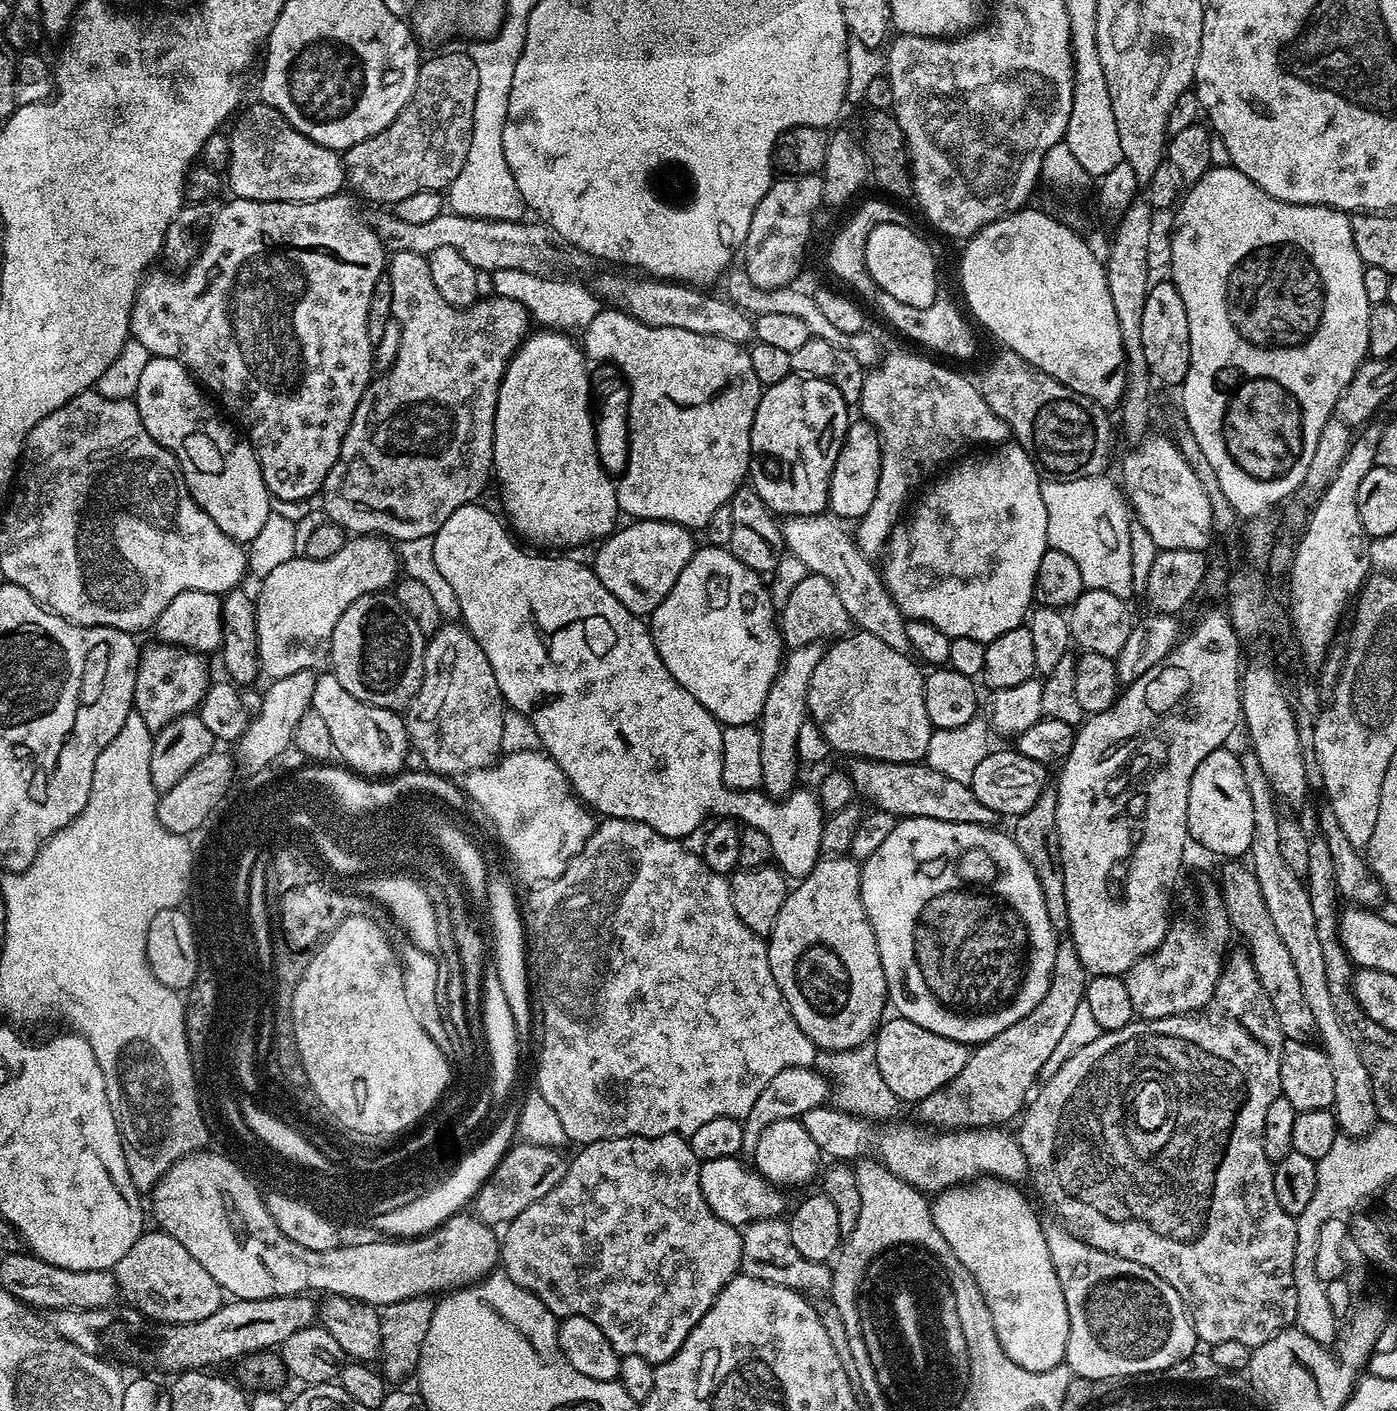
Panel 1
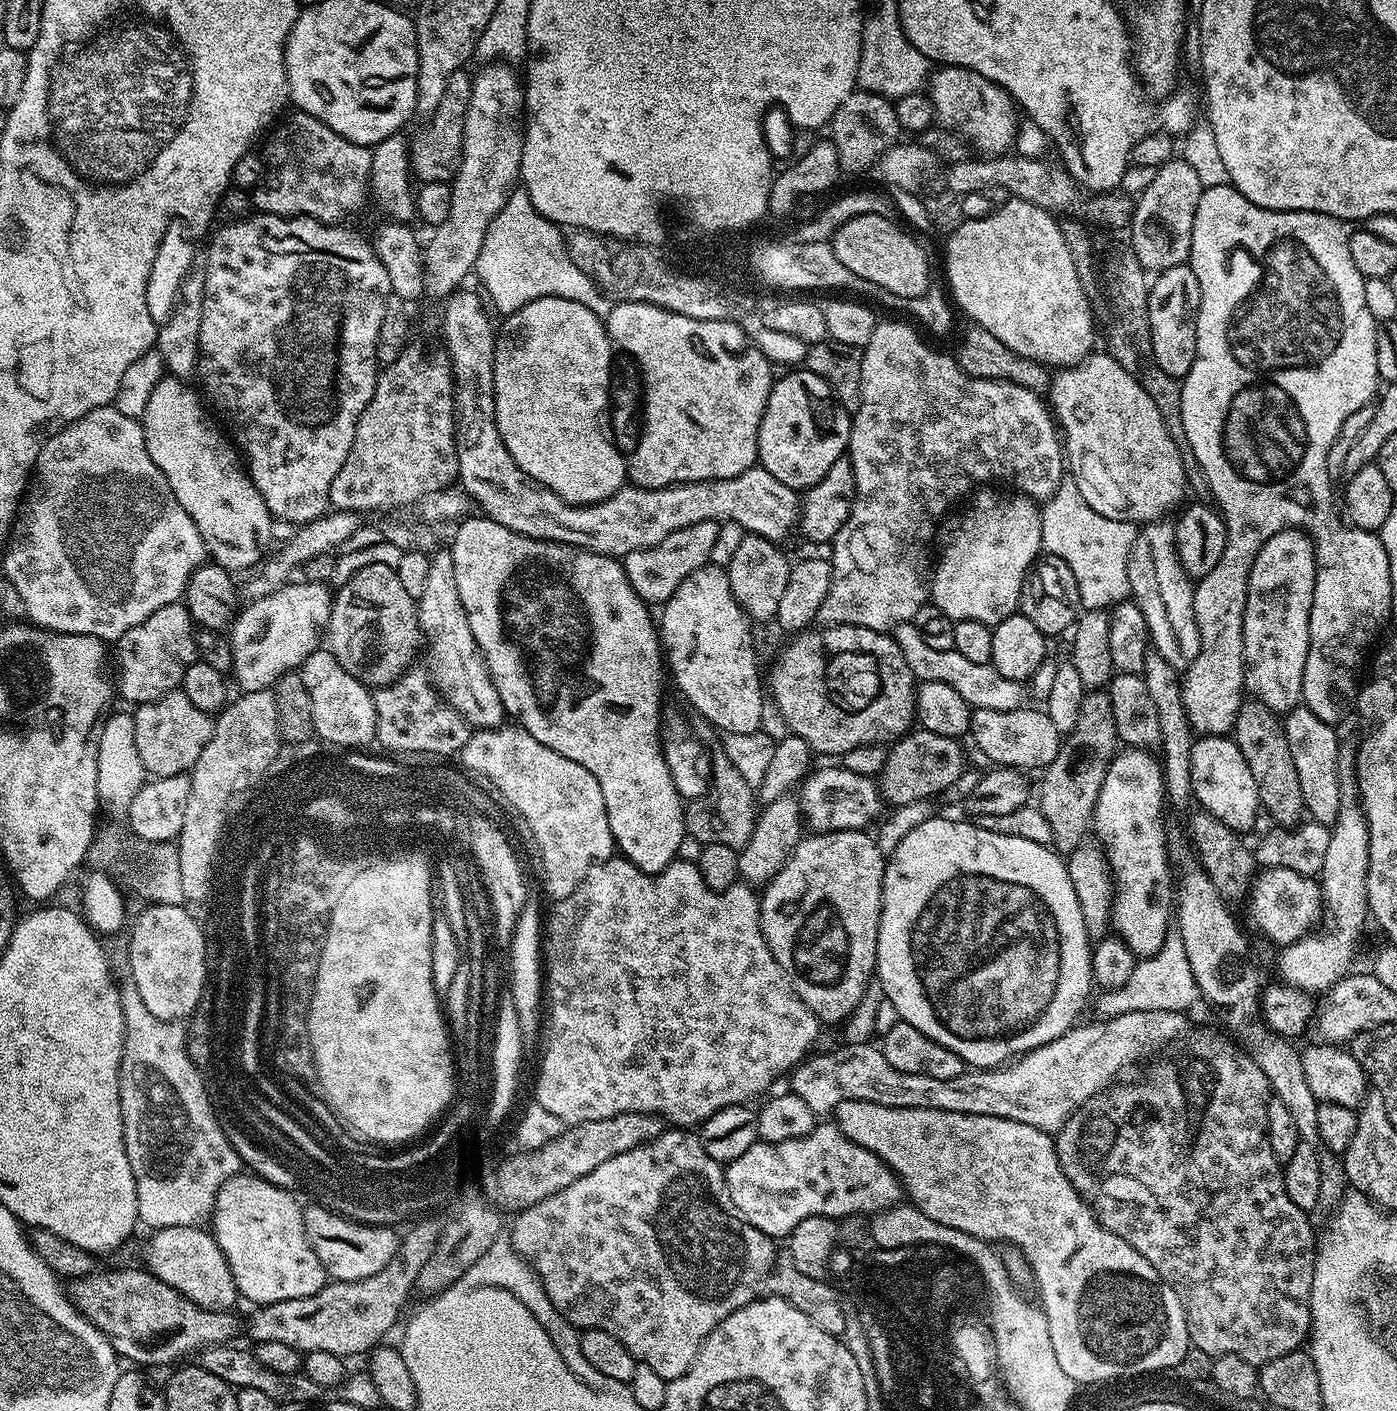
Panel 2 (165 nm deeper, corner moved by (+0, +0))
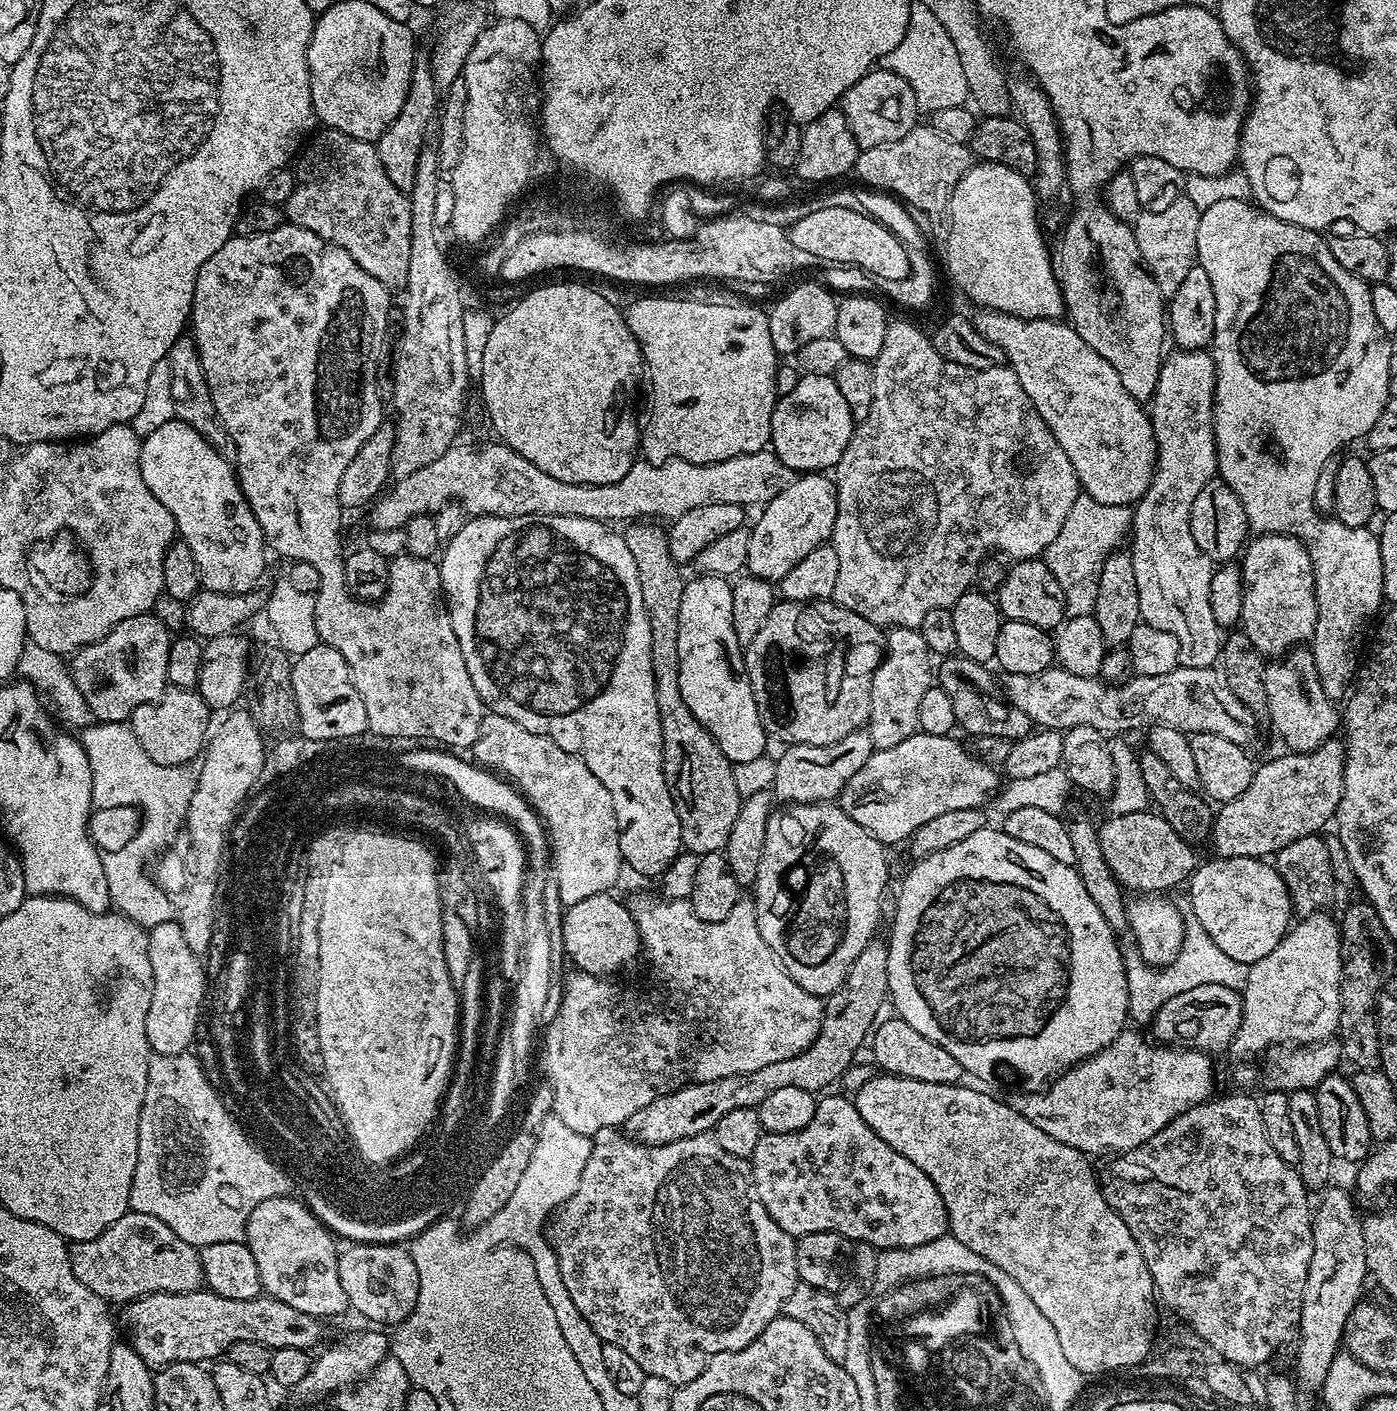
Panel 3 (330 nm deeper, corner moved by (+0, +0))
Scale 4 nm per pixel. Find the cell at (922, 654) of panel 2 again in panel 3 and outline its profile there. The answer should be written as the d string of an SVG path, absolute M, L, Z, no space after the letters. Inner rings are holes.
M1053 666L1042 674L1007 674L1004 679L1003 699L1013 708L1022 710L1033 725L1041 729L1067 730L1074 726L1094 726L1094 730L1116 738L1128 734L1131 728L1139 724L1165 724L1185 734L1205 732L1218 734L1222 738L1230 738L1230 742L1248 746L1252 740L1252 724L1248 721L1250 712L1242 701L1234 696L1234 691L1227 684L1223 671L1211 668L1175 668L1170 674L1154 674L1153 676L1133 675L1125 684L1106 684L1094 676L1070 674L1064 668Z

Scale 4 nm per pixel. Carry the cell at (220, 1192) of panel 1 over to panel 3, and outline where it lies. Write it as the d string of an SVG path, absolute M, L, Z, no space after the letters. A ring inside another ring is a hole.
M294 1196L266 1198L266 1202L254 1206L248 1219L246 1243L254 1254L254 1262L258 1262L261 1289L278 1302L302 1310L302 1314L317 1318L336 1316L348 1308L346 1290L338 1282L337 1241L307 1203Z

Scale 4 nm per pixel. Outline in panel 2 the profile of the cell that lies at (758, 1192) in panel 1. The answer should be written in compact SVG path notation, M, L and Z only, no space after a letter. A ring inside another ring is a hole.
M834 1122L817 1123L816 1129L809 1136L790 1138L782 1142L766 1144L757 1142L739 1158L734 1158L724 1169L724 1177L730 1186L732 1207L750 1226L762 1230L762 1234L773 1238L786 1238L802 1222L811 1216L829 1216L837 1222L845 1216L871 1217L877 1212L894 1208L902 1200L900 1180L878 1154L850 1142L846 1134Z

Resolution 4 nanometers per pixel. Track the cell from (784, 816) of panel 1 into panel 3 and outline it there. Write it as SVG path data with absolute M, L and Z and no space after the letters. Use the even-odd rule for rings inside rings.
M917 730L910 738L898 742L898 746L873 751L860 773L846 782L838 797L838 807L885 846L896 844L899 840L907 841L918 826L926 826L926 822L949 810L984 808L987 800L989 802L997 795L1002 780L1000 782L996 777L997 769L993 765L985 763L971 751L968 753L954 737L952 734L935 736Z

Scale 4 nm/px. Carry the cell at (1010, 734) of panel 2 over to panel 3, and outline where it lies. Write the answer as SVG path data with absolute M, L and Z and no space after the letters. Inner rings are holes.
M953 654L941 659L938 664L938 684L952 694L956 723L972 735L972 738L982 736L1003 736L1011 742L1023 739L1033 731L1034 725L1022 710L1013 708L1003 699L987 700L980 692L988 692L992 688L992 676L983 664L975 664L965 656Z

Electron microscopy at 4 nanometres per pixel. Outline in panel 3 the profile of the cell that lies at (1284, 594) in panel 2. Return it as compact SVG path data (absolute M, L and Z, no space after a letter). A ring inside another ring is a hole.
M1260 536L1256 540L1255 545L1249 543L1245 547L1240 560L1244 582L1243 614L1240 624L1242 631L1259 654L1280 656L1294 647L1307 643L1316 631L1317 602L1313 566L1300 540L1292 536Z

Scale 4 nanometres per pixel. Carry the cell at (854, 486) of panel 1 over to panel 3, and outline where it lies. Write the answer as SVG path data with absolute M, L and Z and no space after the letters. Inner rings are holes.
M823 471L800 474L793 478L776 497L763 505L756 525L751 525L750 550L748 551L747 571L763 580L778 582L810 550L829 543L838 518L838 493L836 482L831 475Z

